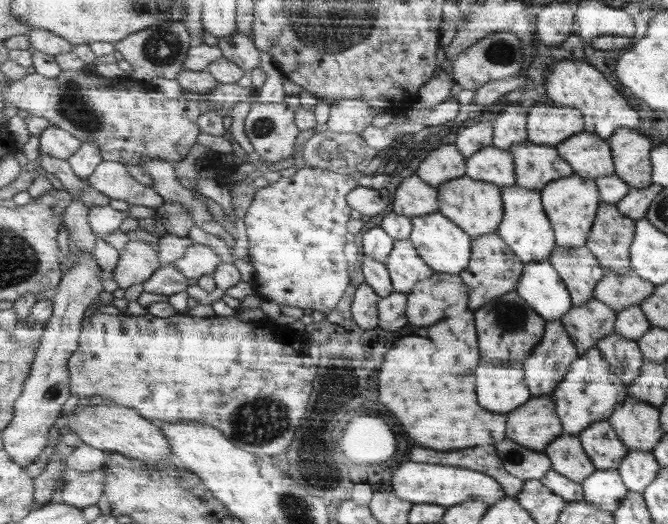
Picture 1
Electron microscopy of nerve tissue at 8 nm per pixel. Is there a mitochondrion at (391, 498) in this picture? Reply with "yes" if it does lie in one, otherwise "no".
no

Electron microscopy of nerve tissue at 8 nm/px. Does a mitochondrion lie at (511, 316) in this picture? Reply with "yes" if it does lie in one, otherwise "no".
yes

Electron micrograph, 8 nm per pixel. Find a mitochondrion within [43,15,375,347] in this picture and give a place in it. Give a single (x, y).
(72, 102)

